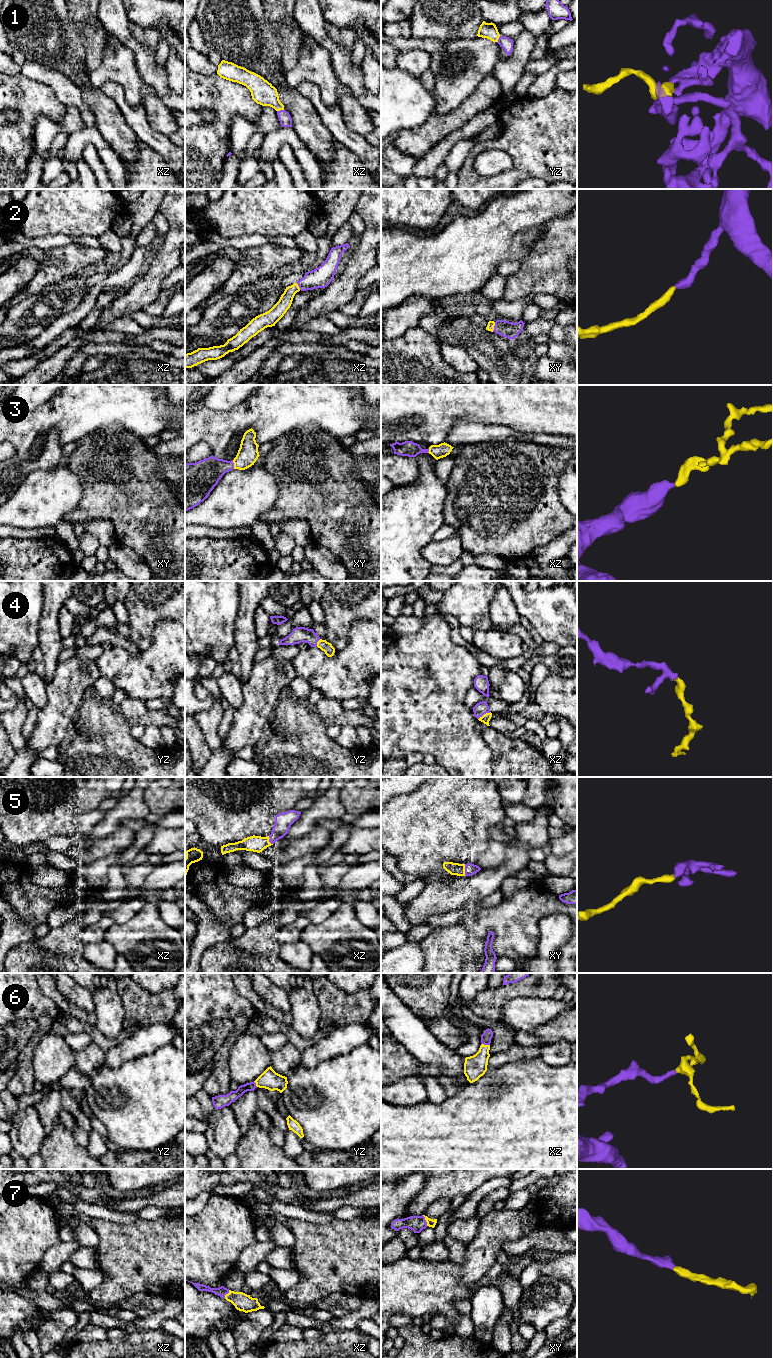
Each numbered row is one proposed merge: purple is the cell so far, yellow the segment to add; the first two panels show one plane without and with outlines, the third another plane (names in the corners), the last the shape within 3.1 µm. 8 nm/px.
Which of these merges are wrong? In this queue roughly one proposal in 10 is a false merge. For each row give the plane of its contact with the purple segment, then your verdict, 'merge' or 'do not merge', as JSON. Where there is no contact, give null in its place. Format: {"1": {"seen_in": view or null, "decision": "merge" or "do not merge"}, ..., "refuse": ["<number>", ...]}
{"1": {"seen_in": "xz", "decision": "merge"}, "2": {"seen_in": "xy", "decision": "merge"}, "3": {"seen_in": "xy", "decision": "merge"}, "4": {"seen_in": "xz", "decision": "merge"}, "5": {"seen_in": "xy", "decision": "merge"}, "6": {"seen_in": "xz", "decision": "merge"}, "7": {"seen_in": "xy", "decision": "merge"}, "refuse": []}

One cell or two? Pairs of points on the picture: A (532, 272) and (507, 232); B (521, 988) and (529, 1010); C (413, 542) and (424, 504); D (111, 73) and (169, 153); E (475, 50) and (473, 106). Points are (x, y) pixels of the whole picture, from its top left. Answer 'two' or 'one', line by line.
A: two
B: two
C: one
D: two
E: two

